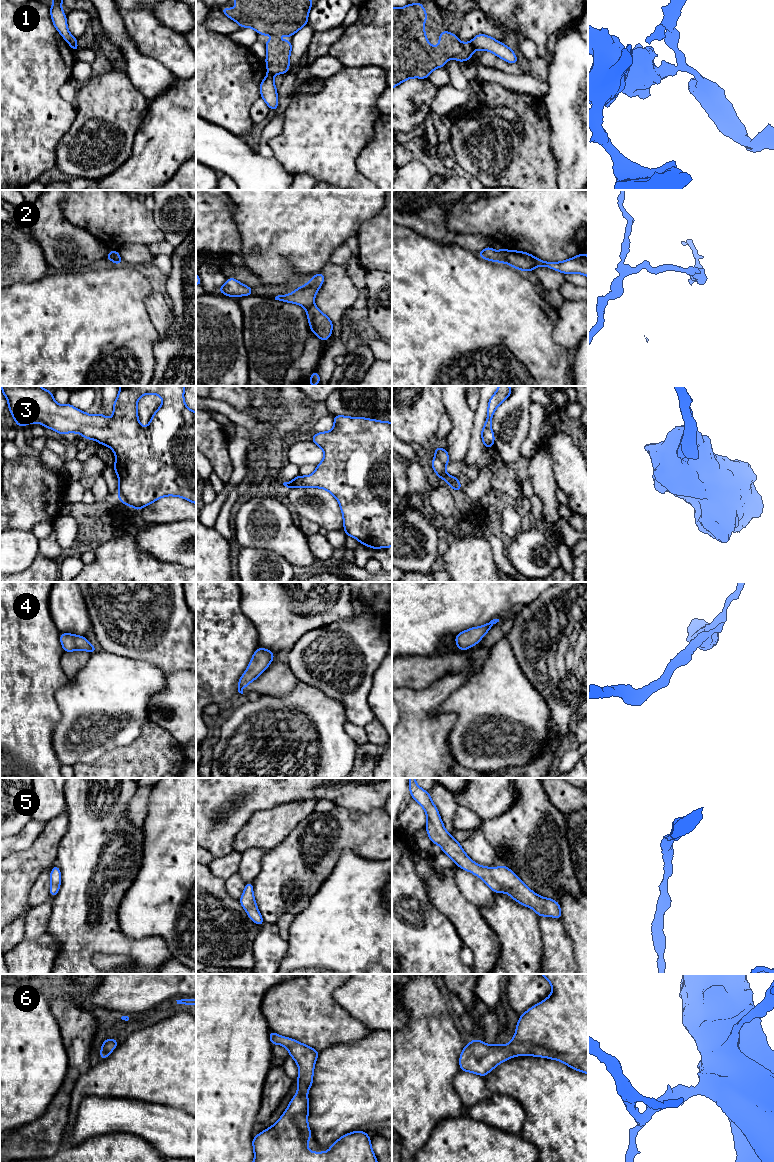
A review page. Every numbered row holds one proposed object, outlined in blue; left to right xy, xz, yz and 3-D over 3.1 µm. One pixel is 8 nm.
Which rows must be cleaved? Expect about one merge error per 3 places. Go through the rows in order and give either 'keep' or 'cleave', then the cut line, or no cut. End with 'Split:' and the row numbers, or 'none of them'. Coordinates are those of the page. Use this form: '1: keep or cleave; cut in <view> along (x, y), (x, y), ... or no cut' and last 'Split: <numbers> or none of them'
1: cleave; cut in yz along (470, 42), (475, 49)
2: cleave; cut in yz along (509, 251), (505, 262)
3: keep; no cut
4: keep; no cut
5: keep; no cut
6: keep; no cut
Split: 1, 2

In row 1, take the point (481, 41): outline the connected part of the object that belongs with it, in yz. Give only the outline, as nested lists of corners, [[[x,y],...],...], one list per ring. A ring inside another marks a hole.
[[[480,33],[472,39],[471,43],[475,50],[489,51],[511,64],[519,63],[511,48],[488,35]]]

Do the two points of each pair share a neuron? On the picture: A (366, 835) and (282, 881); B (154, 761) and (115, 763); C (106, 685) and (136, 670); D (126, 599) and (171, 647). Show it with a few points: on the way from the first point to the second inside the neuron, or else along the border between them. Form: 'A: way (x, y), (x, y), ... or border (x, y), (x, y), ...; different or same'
A: way (345, 835), (329, 844), (320, 844), (303, 861); same
B: way (144, 763), (125, 763); same
C: way (113, 685), (121, 685), (129, 677); same
D: way (139, 612), (149, 622), (151, 631), (158, 634); same

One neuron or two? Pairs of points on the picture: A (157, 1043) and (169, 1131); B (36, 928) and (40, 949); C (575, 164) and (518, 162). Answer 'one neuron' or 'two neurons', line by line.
A: two neurons
B: two neurons
C: two neurons

